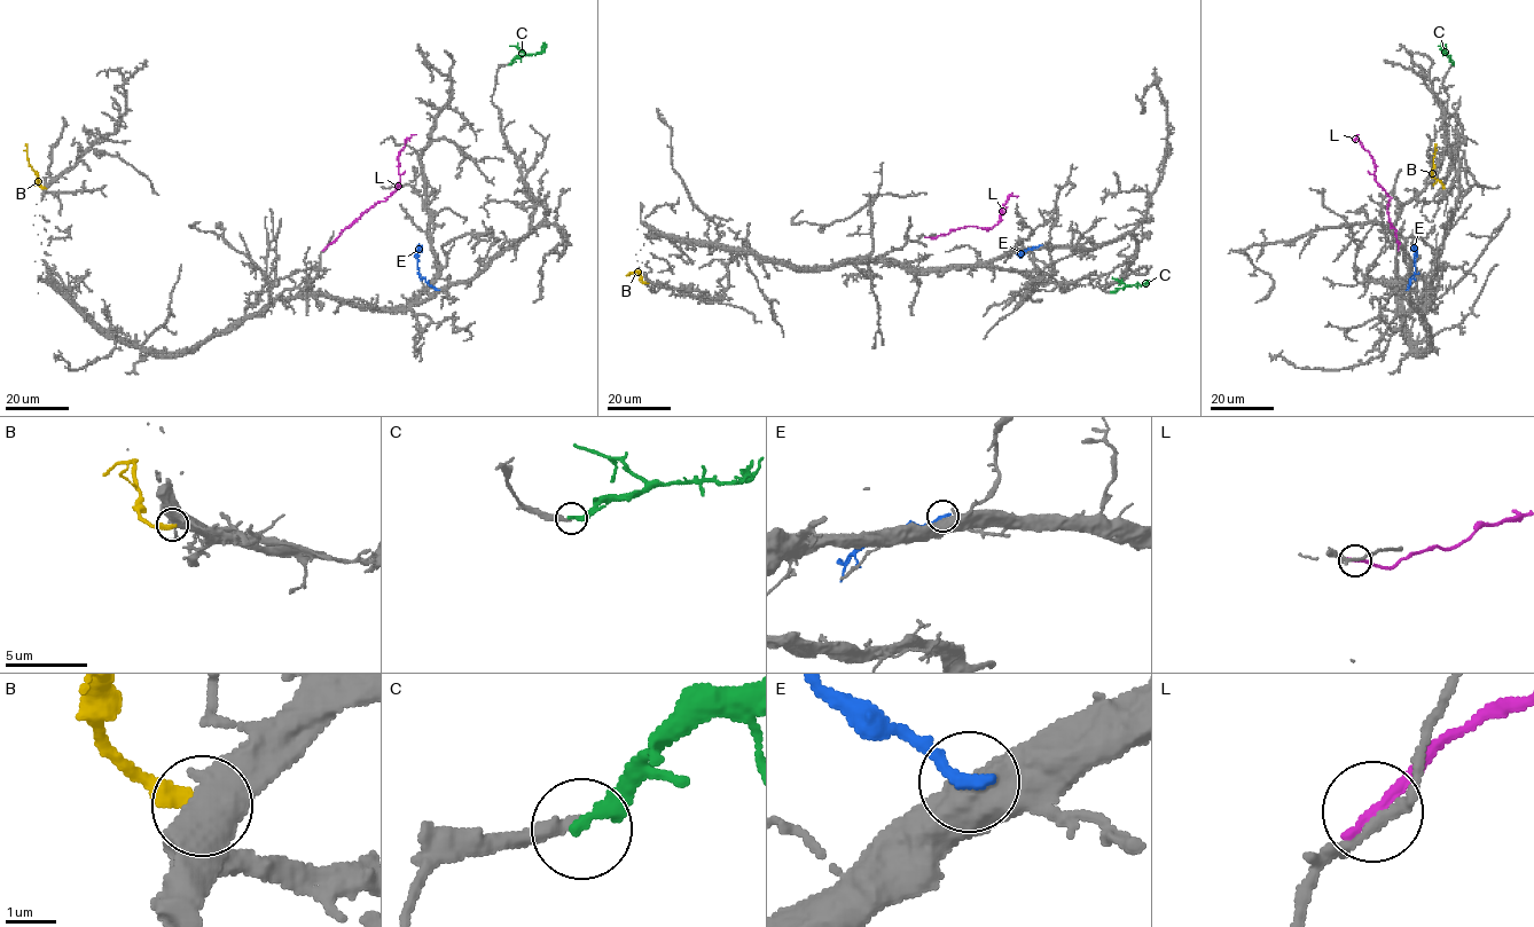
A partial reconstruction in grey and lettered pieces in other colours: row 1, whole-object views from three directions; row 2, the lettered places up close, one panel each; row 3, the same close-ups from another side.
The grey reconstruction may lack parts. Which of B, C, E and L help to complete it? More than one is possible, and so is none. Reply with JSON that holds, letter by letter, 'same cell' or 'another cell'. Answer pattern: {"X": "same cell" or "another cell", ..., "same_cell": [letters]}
{"B": "another cell", "C": "another cell", "E": "another cell", "L": "another cell", "same_cell": []}

